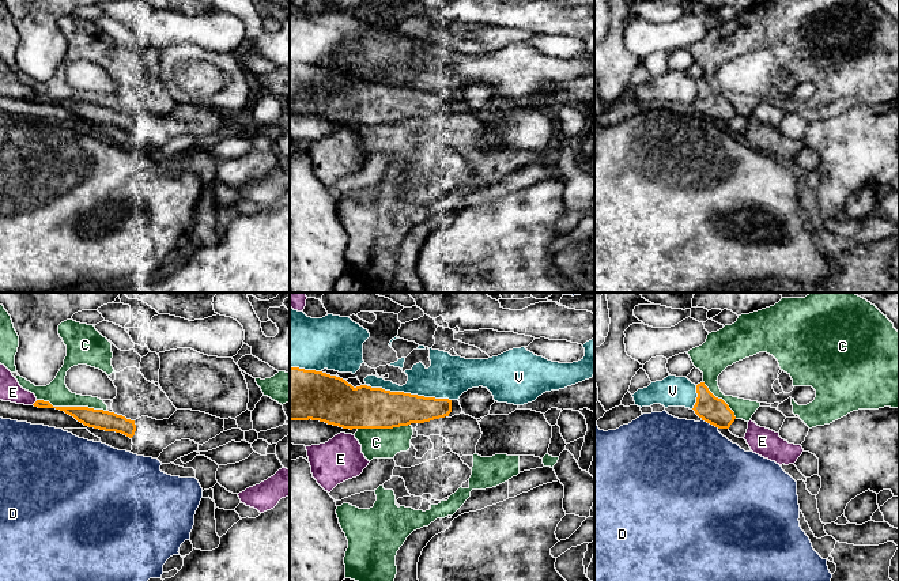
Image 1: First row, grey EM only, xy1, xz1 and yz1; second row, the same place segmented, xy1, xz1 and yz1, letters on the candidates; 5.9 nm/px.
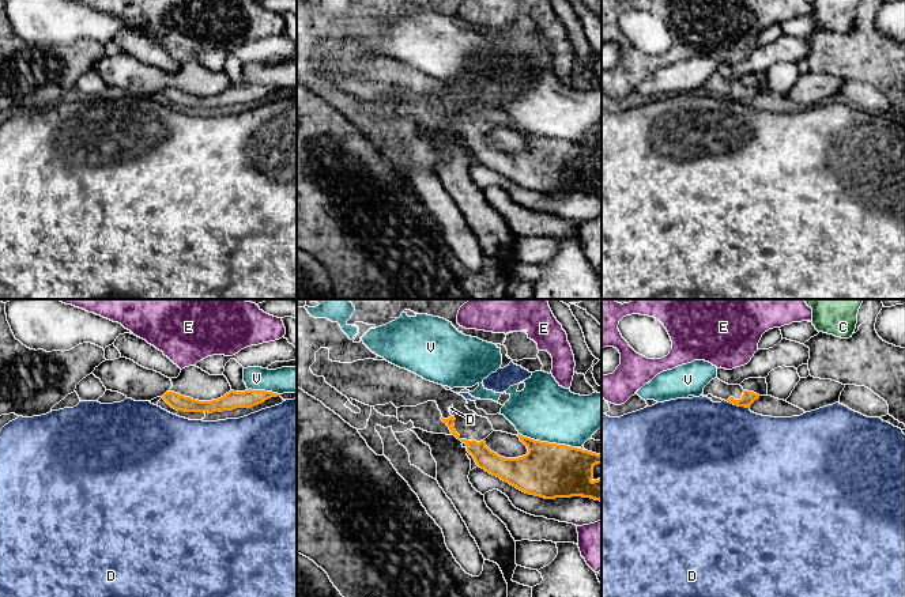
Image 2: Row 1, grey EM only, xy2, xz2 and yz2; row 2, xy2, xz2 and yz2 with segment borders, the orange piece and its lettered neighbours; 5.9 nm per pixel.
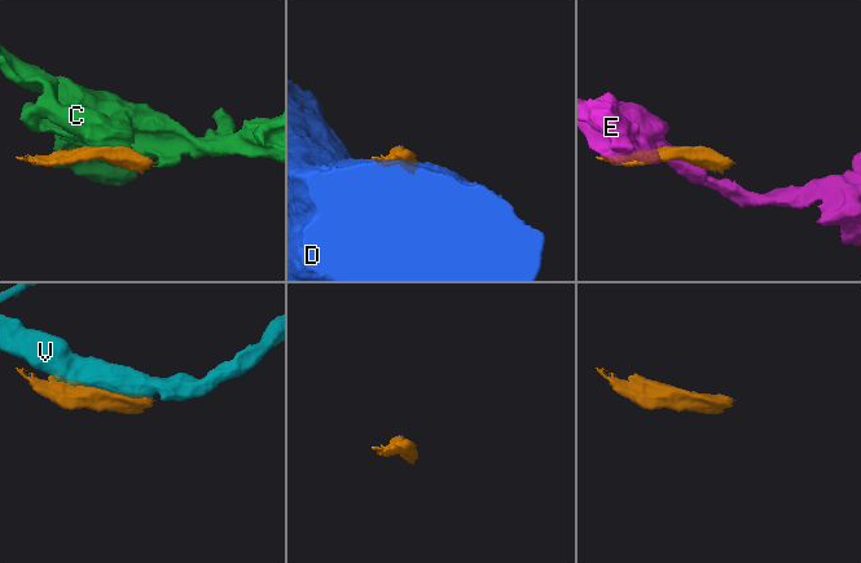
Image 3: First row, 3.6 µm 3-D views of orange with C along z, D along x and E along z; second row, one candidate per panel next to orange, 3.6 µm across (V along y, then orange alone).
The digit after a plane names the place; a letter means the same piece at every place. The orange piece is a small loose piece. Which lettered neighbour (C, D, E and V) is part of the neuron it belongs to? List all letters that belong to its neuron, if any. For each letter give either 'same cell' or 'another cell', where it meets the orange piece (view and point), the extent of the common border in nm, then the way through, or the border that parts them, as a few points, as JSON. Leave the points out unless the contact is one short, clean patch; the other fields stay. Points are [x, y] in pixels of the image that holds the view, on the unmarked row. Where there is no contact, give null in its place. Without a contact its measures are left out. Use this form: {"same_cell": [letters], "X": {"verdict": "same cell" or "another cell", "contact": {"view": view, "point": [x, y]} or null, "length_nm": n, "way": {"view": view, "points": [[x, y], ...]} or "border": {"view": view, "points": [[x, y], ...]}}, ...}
{"same_cell": [], "C": {"verdict": "another cell", "contact": {"view": "xy1", "point": [72, 102]}, "length_nm": 420}, "D": {"verdict": "another cell", "contact": {"view": "yz2", "point": [738, 101]}, "length_nm": 140}, "E": {"verdict": "another cell", "contact": {"view": "xy1", "point": [36, 97]}, "length_nm": 50}, "V": {"verdict": "another cell", "contact": {"view": "xz1", "point": [410, 89]}, "length_nm": 480}}

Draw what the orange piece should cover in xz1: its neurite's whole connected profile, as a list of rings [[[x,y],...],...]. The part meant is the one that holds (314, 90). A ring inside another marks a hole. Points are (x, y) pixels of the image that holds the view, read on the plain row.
[[[290,63],[290,116],[320,116],[343,124],[393,124],[411,118],[424,118],[439,113],[462,109],[458,95],[424,93],[404,87],[360,80],[354,83],[345,75],[322,67]]]

